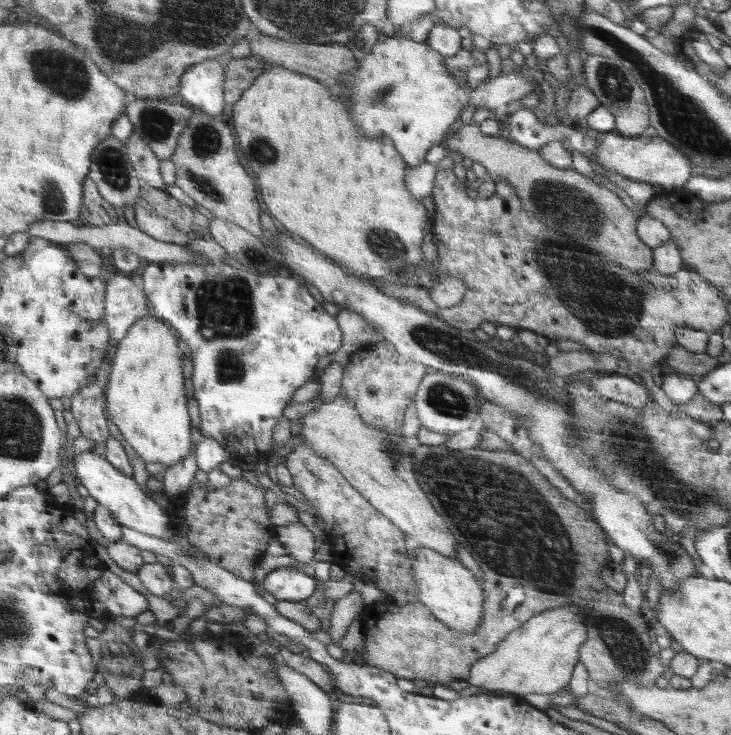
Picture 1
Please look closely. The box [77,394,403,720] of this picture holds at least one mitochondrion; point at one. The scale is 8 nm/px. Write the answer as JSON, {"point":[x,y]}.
{"point":[119,658]}

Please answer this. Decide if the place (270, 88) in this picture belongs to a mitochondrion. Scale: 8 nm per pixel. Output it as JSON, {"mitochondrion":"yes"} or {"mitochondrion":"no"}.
{"mitochondrion":"no"}

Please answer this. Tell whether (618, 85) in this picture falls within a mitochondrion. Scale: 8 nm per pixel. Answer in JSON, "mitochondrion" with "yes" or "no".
{"mitochondrion":"yes"}

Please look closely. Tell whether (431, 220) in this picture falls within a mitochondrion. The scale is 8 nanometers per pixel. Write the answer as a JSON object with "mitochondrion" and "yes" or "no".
{"mitochondrion":"no"}

